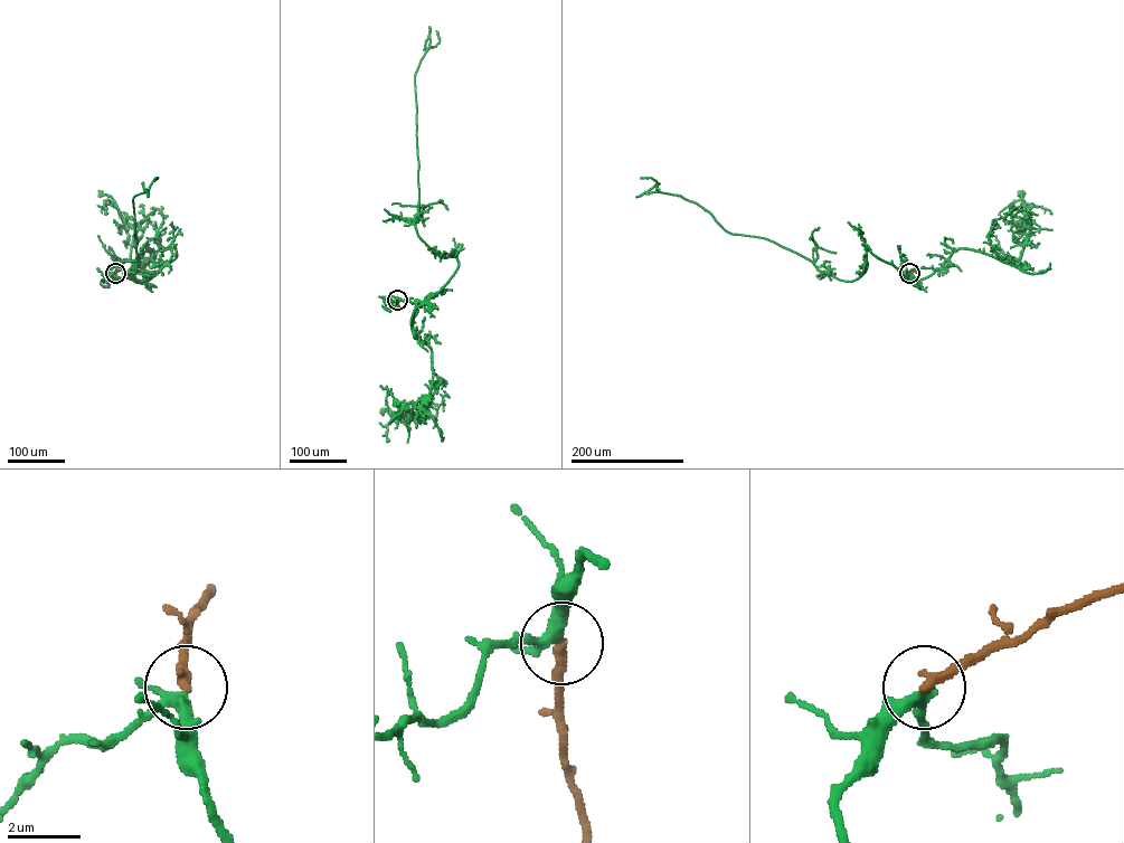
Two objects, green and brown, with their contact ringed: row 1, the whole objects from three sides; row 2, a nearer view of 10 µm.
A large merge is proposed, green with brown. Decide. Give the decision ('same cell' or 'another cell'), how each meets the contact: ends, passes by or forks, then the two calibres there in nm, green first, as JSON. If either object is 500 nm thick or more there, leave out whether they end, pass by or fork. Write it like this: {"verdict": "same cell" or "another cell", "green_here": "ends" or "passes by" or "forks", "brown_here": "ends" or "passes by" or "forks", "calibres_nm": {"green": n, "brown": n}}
{"verdict": "same cell", "green_here": "forks", "brown_here": "ends", "calibres_nm": {"green": 280, "brown": 300}}

